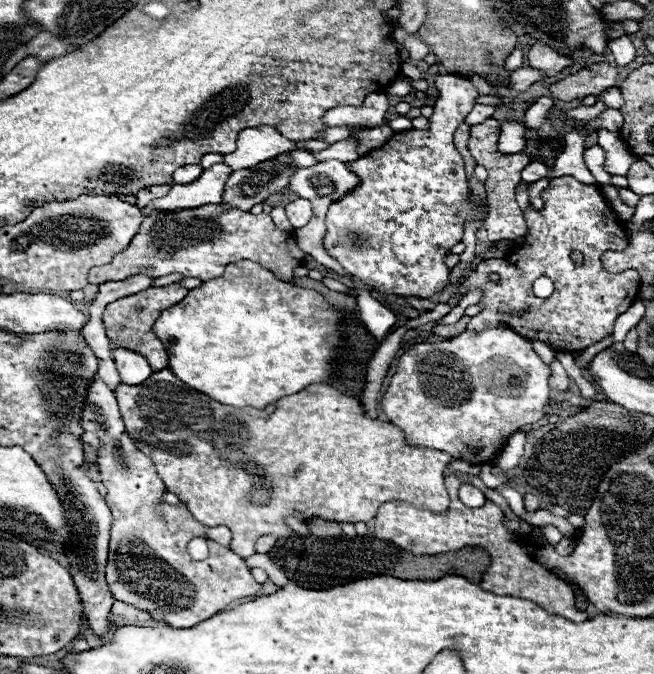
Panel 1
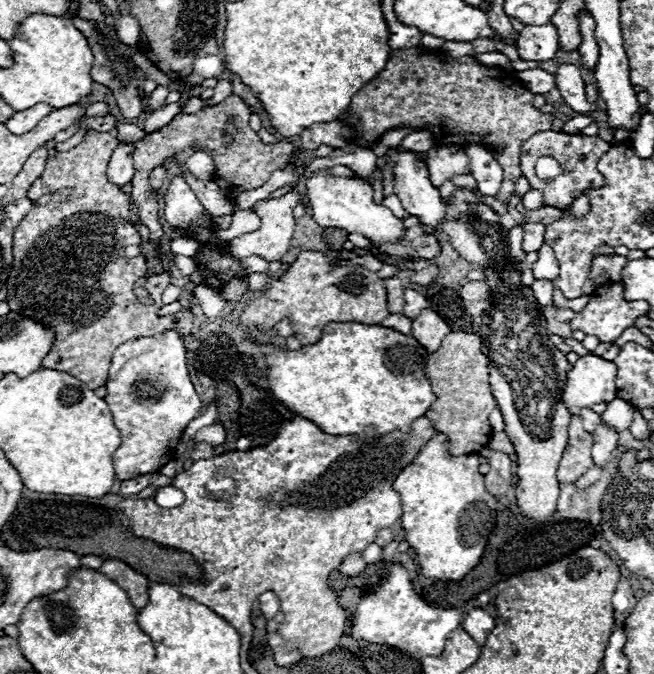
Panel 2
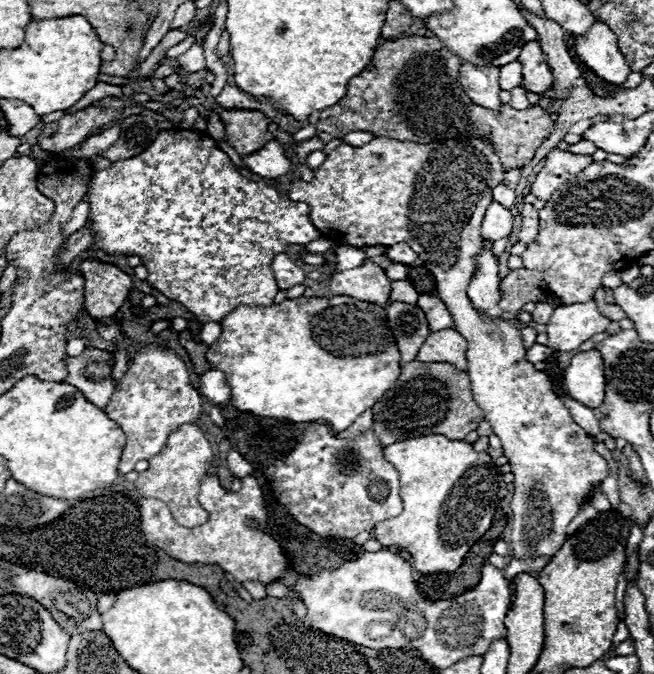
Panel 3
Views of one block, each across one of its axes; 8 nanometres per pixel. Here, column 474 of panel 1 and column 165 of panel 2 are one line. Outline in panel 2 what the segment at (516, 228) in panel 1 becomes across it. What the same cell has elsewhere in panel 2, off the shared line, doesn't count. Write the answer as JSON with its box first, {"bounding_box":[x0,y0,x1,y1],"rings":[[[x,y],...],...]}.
{"bounding_box":[130,94,294,240],"rings":[[[232,94],[224,102],[212,106],[212,108],[202,108],[196,114],[178,114],[178,116],[174,116],[174,120],[170,124],[162,126],[160,130],[148,134],[144,140],[136,142],[136,150],[134,150],[136,176],[132,178],[130,196],[132,196],[136,214],[150,228],[152,240],[160,240],[164,236],[164,228],[162,228],[162,222],[158,216],[158,200],[154,198],[148,178],[156,166],[162,166],[166,158],[176,156],[180,150],[194,148],[194,150],[204,150],[204,152],[212,154],[214,172],[216,172],[216,174],[212,174],[212,180],[216,182],[220,192],[230,202],[236,202],[240,192],[256,190],[262,184],[266,184],[268,178],[272,176],[272,172],[276,172],[280,168],[290,168],[290,156],[294,152],[294,146],[290,142],[264,144],[248,124],[250,114],[252,112],[244,104],[244,100]]]}

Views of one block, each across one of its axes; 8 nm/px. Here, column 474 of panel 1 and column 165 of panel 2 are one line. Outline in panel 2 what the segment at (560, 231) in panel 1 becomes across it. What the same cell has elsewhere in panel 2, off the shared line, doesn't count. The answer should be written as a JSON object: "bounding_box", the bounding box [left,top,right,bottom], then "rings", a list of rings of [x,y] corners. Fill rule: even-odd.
{"bounding_box":[6,130,176,390],"rings":[[[88,130],[82,142],[68,152],[58,152],[54,158],[48,158],[46,168],[38,180],[28,188],[28,198],[36,202],[42,194],[56,192],[62,188],[72,188],[74,196],[68,204],[68,212],[28,212],[24,220],[14,230],[14,264],[10,270],[10,278],[6,282],[6,302],[12,312],[22,316],[40,320],[44,326],[52,326],[56,332],[56,342],[52,352],[44,358],[42,368],[62,370],[84,384],[96,390],[104,386],[108,380],[108,368],[112,362],[114,350],[126,340],[134,340],[140,336],[154,336],[164,330],[172,330],[176,326],[174,316],[158,316],[162,304],[162,292],[170,284],[170,272],[164,270],[160,274],[148,274],[146,256],[138,254],[136,258],[126,258],[124,248],[130,244],[140,246],[140,236],[136,228],[130,224],[132,218],[132,200],[130,196],[116,184],[106,178],[106,168],[114,148],[118,146],[118,138],[108,132]],[[144,282],[146,292],[154,300],[152,304],[142,304],[134,294],[134,284]]]}

